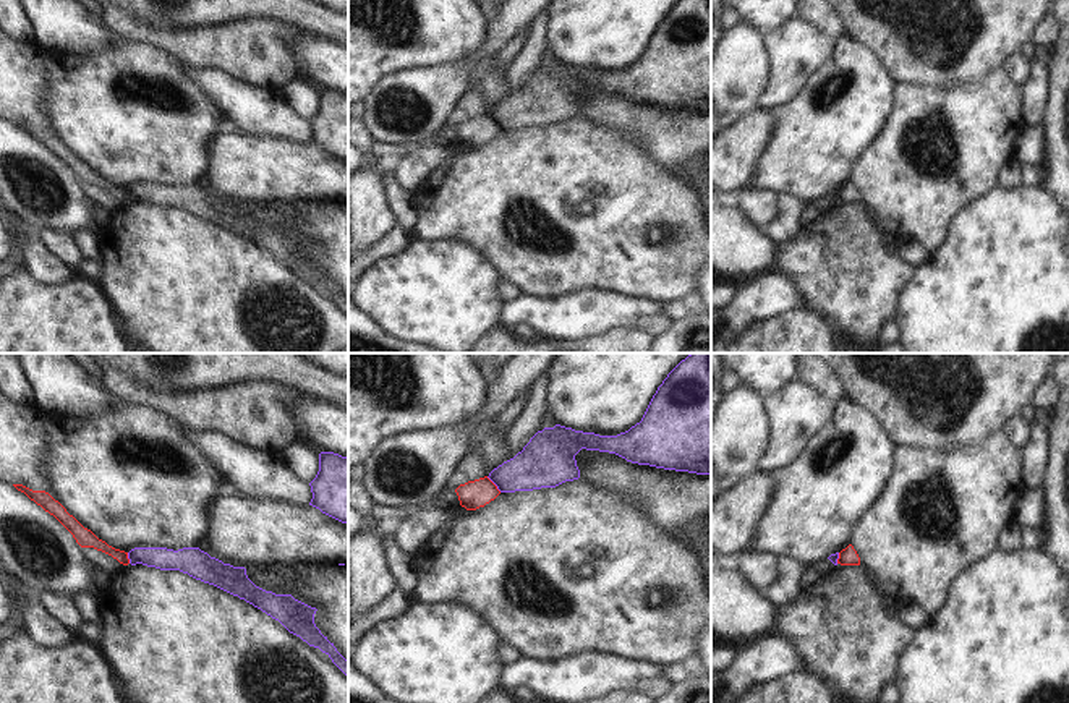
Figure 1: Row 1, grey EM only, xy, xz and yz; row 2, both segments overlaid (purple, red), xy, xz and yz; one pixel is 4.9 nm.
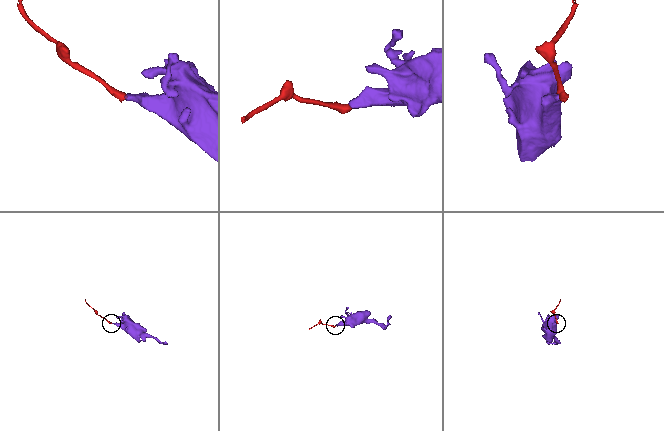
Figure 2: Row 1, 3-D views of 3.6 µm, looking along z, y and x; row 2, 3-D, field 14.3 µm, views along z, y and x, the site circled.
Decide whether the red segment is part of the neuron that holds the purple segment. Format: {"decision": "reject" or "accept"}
{"decision": "reject"}

